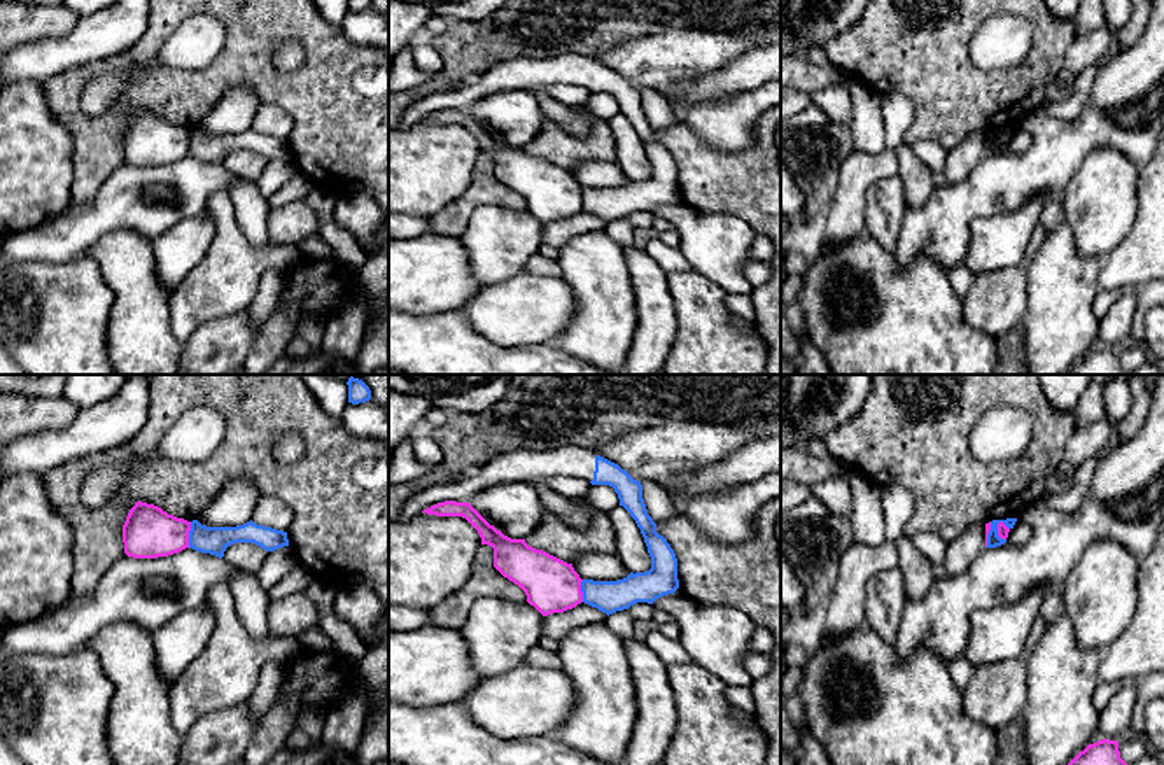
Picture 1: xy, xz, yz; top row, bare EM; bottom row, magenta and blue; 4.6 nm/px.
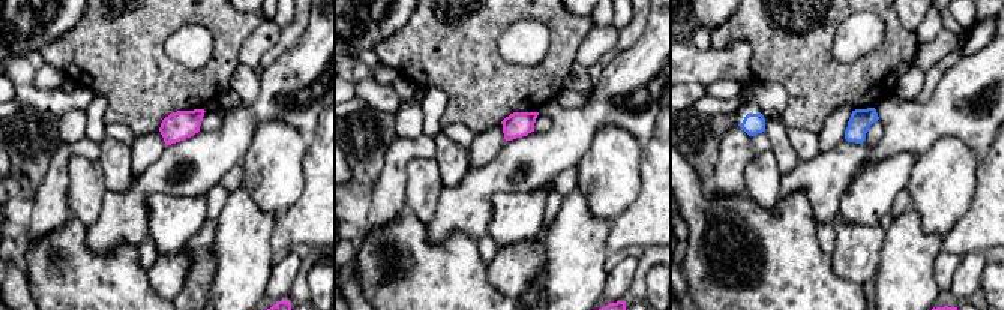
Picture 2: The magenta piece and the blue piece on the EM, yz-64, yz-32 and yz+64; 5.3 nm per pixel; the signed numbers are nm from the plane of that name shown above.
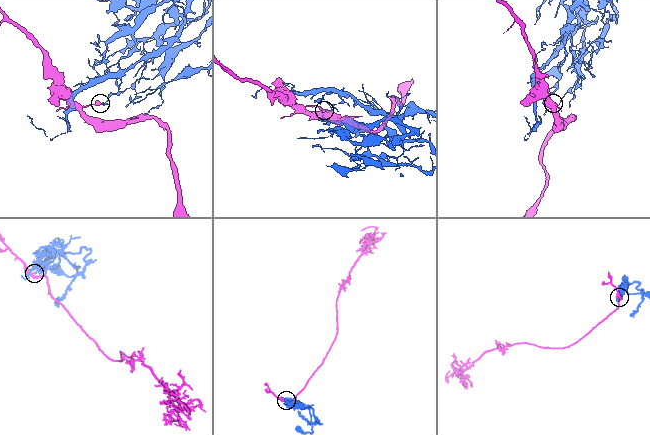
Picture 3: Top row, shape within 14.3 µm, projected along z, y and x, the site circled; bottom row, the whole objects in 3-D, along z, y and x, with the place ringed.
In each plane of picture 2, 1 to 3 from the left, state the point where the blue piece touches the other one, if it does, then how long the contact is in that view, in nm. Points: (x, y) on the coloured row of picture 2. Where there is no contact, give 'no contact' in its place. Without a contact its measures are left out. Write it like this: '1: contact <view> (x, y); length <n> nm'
1: no contact
2: no contact
3: no contact

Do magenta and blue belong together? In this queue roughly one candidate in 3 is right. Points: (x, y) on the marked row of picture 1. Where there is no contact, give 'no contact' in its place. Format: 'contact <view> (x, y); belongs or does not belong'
contact xy (188, 534); does not belong

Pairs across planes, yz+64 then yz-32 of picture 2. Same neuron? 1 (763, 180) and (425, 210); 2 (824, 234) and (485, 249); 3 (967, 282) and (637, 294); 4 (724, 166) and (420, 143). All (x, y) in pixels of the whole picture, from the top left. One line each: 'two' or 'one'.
1: one
2: one
3: two
4: one

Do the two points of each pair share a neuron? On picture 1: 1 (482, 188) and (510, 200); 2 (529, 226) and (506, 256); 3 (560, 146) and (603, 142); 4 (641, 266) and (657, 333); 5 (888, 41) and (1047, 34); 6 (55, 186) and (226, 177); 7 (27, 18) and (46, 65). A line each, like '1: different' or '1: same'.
1: same
2: same
3: same
4: same
5: same
6: different
7: different

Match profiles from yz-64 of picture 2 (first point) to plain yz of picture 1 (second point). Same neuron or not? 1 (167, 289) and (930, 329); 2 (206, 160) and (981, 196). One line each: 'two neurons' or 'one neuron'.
1: two neurons
2: one neuron

